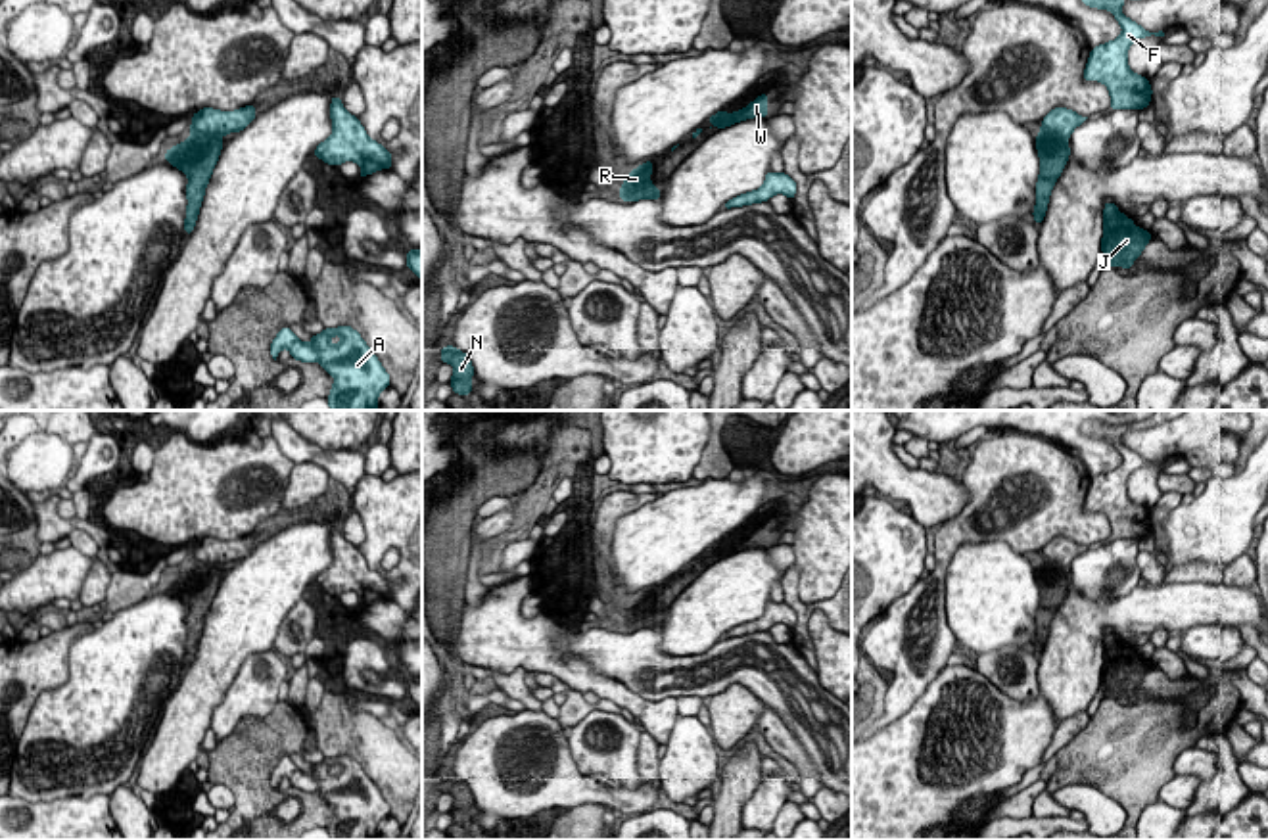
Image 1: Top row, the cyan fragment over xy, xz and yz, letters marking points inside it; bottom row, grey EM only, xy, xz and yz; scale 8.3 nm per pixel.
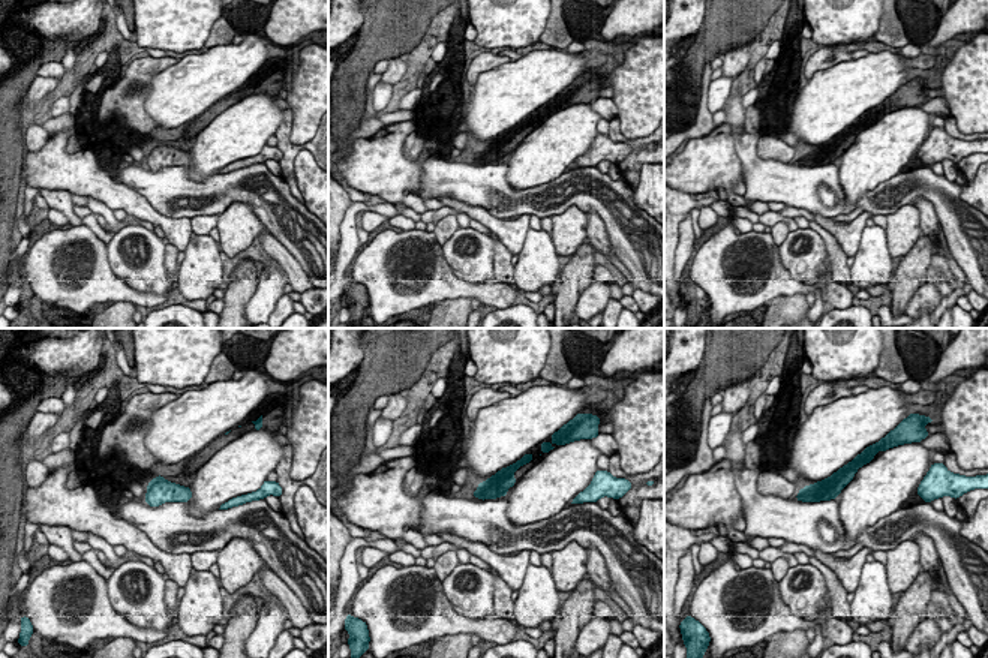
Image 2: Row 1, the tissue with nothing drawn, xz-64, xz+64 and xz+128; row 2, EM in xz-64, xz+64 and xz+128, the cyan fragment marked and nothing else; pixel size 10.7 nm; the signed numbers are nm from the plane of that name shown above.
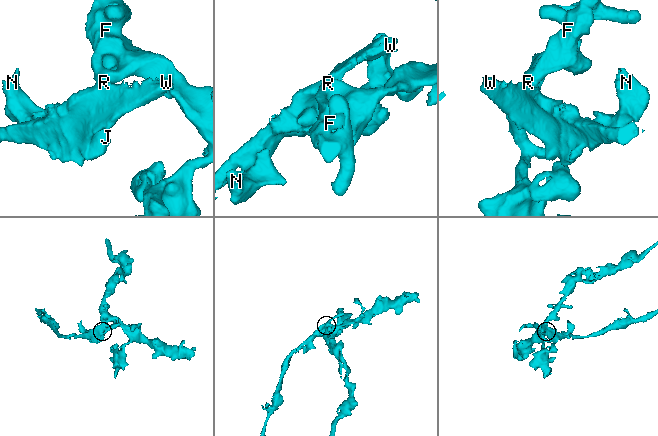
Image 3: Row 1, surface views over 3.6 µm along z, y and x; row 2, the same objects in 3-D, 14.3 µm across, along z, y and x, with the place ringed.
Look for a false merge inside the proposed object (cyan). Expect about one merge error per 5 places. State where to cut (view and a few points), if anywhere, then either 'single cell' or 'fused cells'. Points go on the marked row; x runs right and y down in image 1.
cut in xy along (219, 135), (192, 137); fused cells

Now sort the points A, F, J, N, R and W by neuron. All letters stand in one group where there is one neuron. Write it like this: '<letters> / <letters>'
A F / J N R W

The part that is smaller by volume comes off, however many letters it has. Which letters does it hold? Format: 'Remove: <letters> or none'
Remove: J, N, R, W

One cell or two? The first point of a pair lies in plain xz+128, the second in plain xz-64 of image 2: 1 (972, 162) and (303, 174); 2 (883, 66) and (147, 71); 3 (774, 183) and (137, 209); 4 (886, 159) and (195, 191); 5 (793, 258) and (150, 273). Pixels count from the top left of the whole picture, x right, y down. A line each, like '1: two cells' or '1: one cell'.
1: two cells
2: two cells
3: two cells
4: two cells
5: one cell

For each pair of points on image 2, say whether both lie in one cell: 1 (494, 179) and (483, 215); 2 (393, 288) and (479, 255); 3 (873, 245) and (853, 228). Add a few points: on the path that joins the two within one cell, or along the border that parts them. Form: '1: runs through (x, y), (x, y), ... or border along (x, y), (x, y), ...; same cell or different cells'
1: border along (450, 198), (485, 207), (492, 215), (504, 219); different cells
2: border along (443, 252), (449, 267), (458, 278), (482, 282); different cells
3: border along (865, 225), (859, 248), (853, 255); different cells

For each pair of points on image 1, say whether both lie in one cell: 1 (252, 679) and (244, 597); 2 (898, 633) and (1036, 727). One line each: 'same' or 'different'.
1: different
2: different

